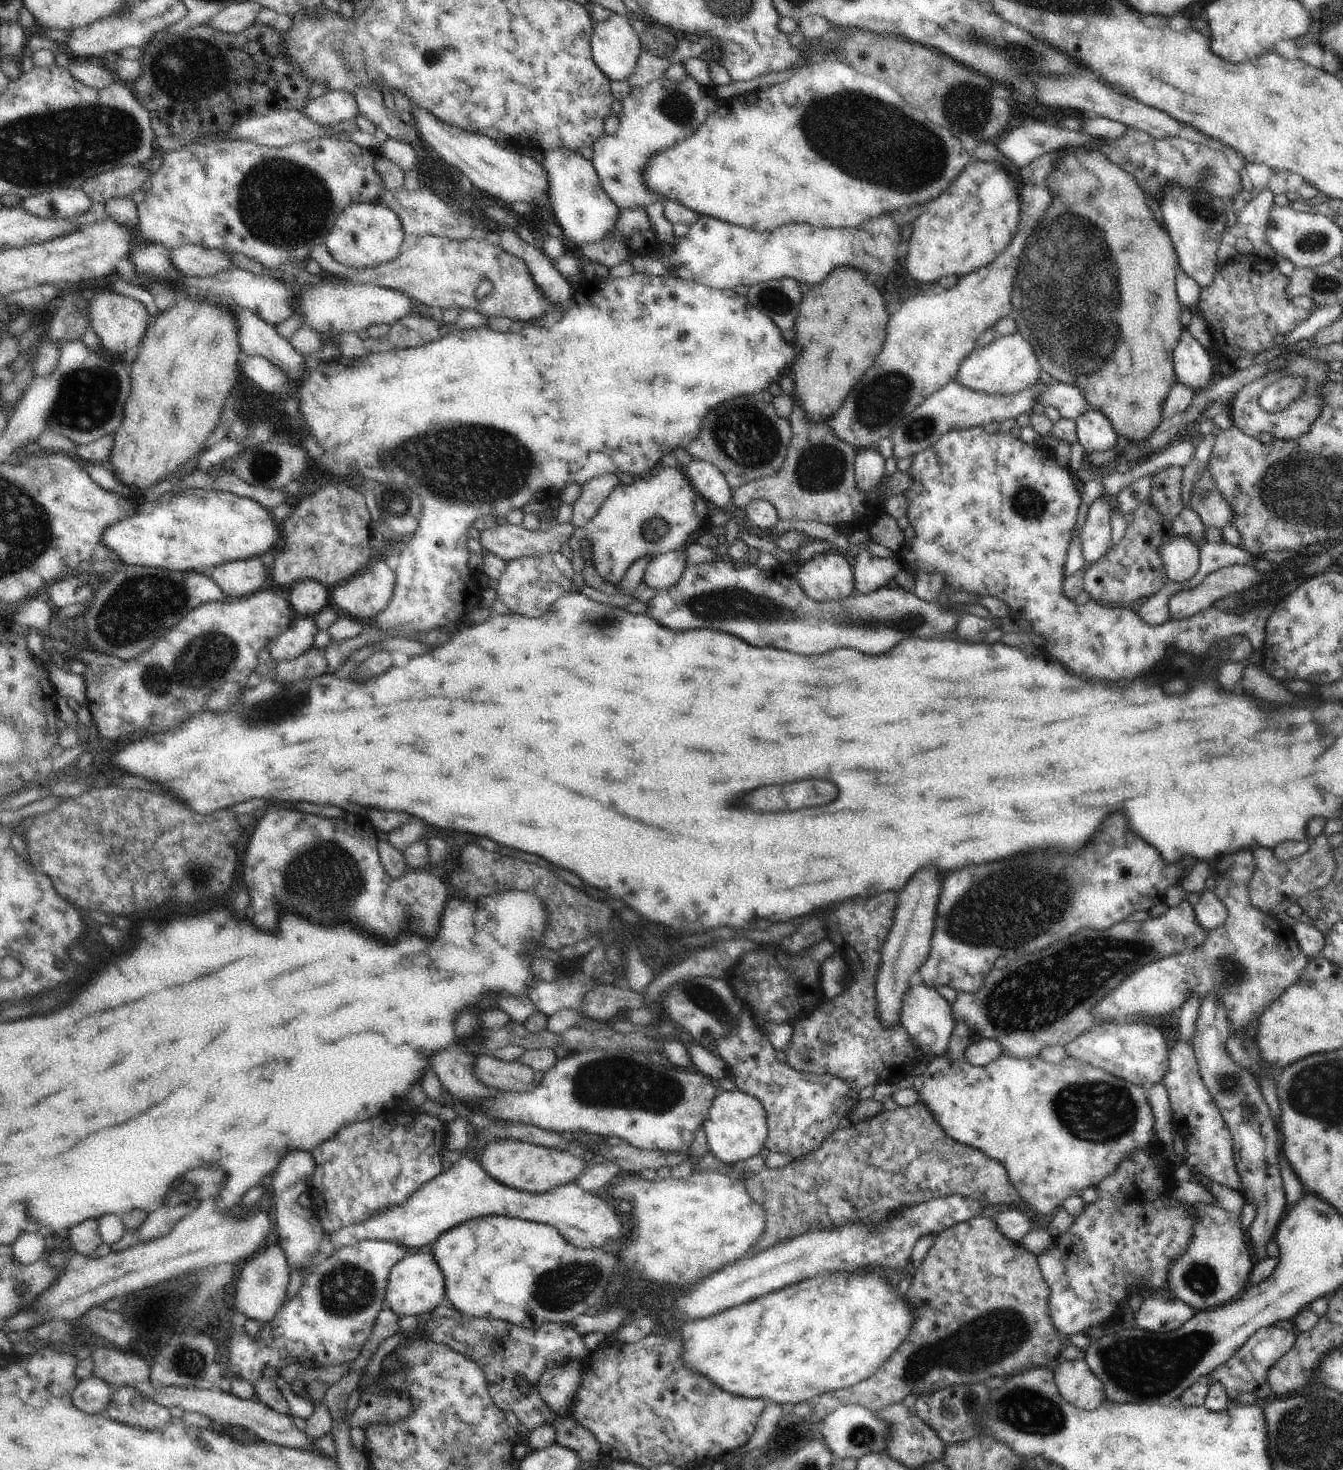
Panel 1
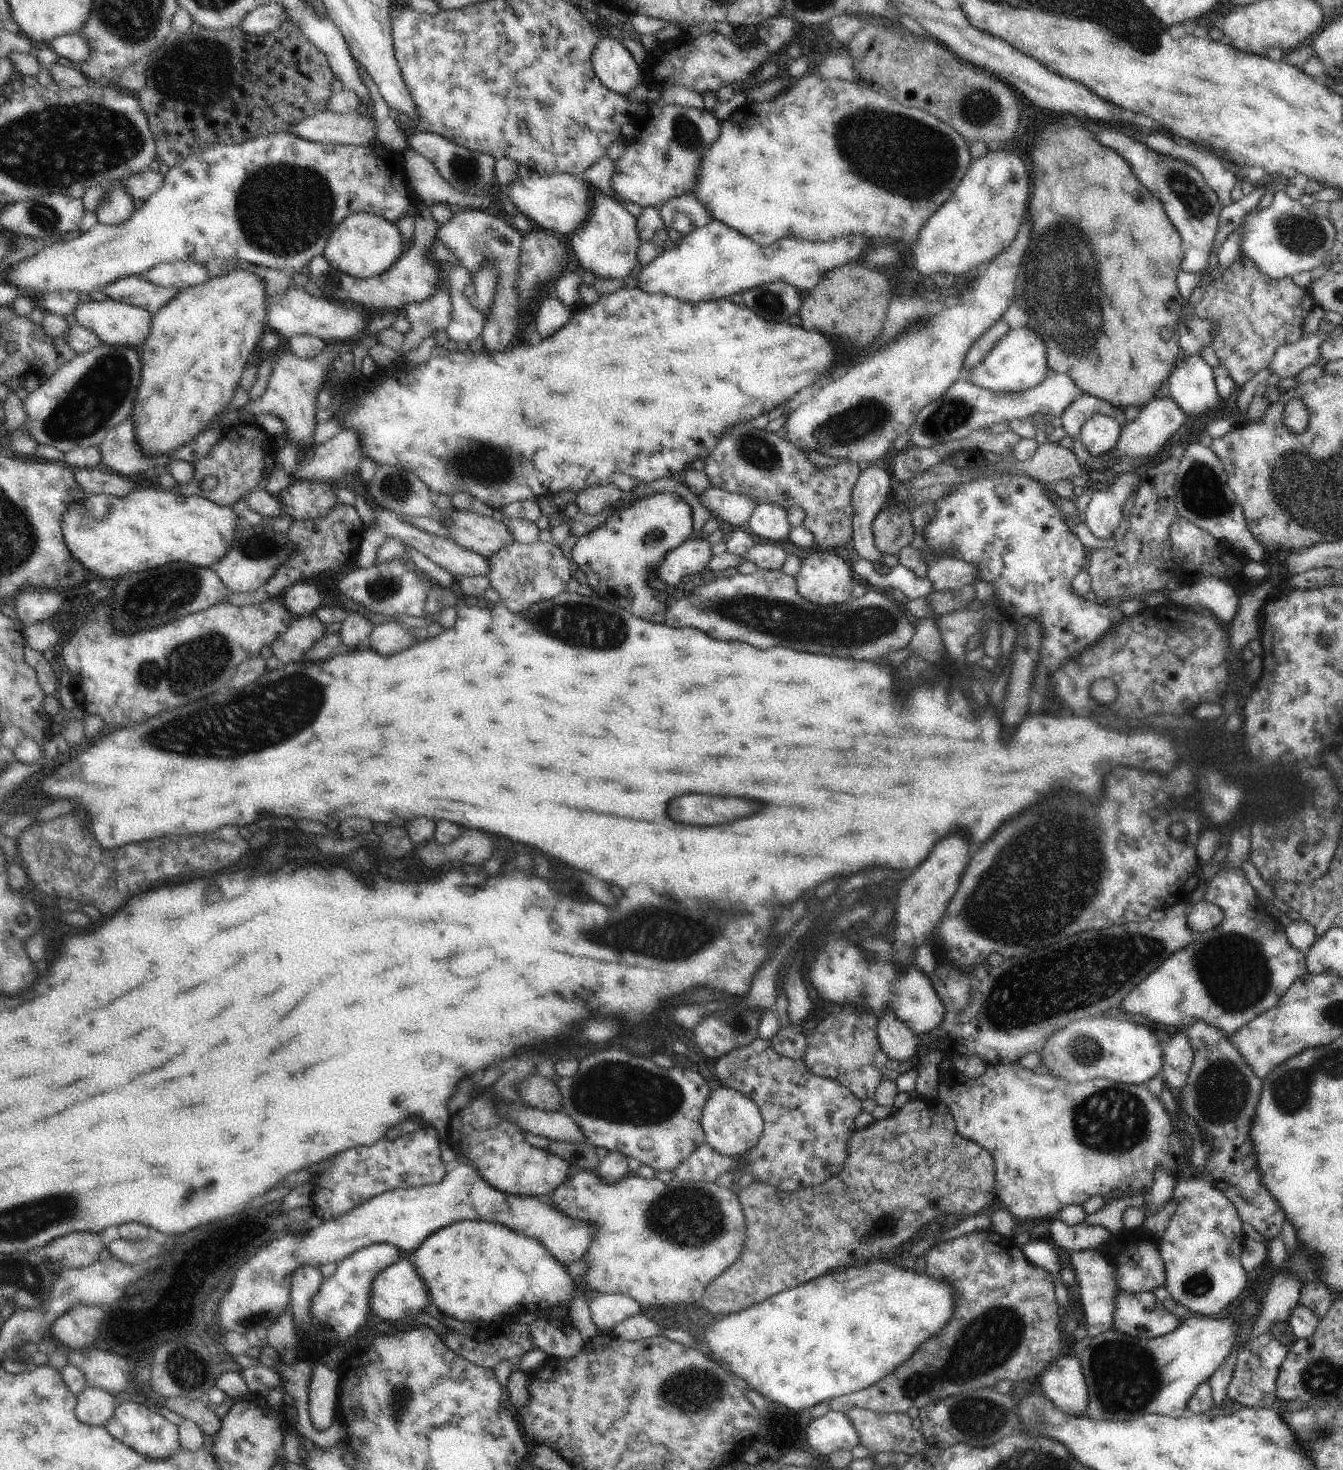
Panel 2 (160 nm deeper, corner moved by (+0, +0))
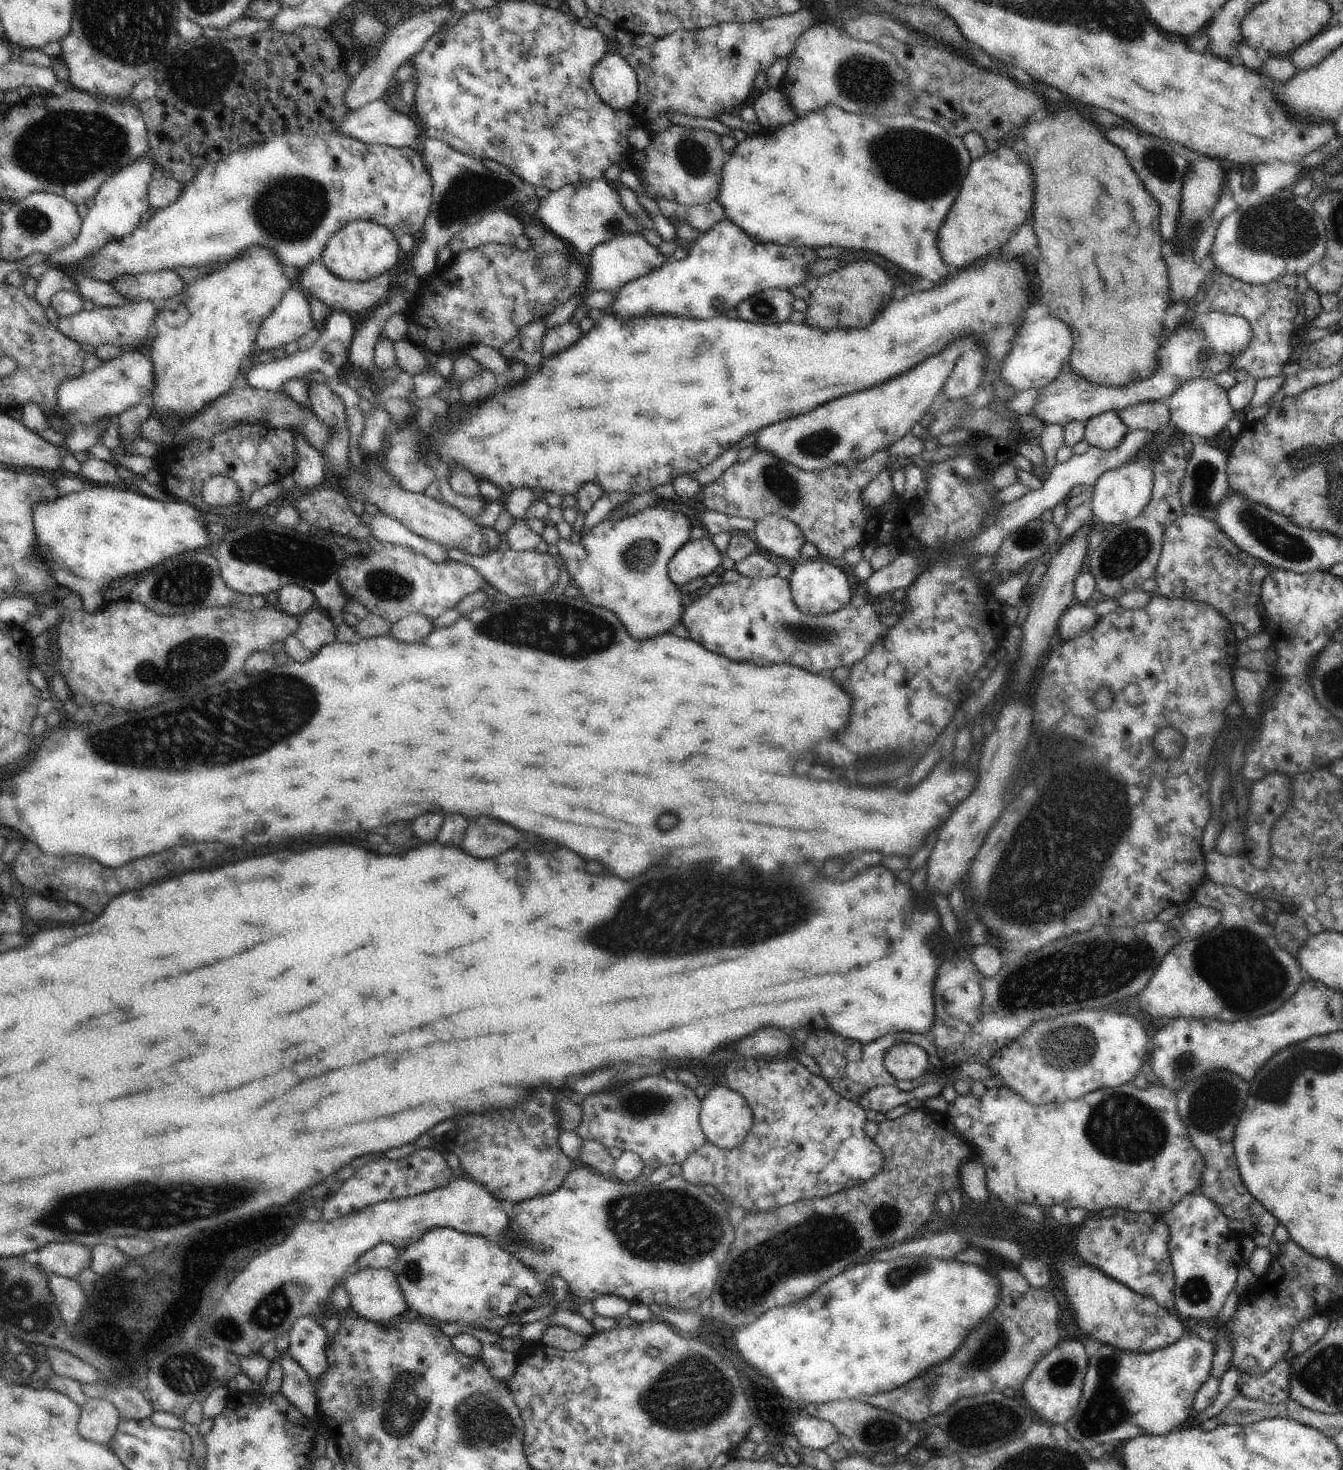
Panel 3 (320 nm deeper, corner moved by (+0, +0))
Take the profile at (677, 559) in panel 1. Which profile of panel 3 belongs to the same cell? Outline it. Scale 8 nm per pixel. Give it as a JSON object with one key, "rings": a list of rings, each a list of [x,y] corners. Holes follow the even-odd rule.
{"rings":[[[710,536],[689,541],[669,563],[668,575],[678,587],[715,573],[723,564],[722,554]]]}

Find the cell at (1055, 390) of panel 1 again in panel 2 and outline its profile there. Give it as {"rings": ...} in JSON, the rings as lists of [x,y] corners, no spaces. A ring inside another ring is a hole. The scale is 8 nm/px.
{"rings":[[[1088,393],[1075,400],[1060,417],[1059,425],[1067,432],[1068,436],[1076,437],[1082,425],[1095,414],[1105,414],[1115,418],[1120,423],[1124,422],[1125,415],[1122,407],[1115,407],[1111,402],[1102,400]]]}

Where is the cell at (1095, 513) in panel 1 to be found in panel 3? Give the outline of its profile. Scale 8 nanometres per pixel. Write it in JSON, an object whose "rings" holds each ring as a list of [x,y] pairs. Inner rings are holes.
{"rings":[[[1132,458],[1124,464],[1118,465],[1116,468],[1108,469],[1105,473],[1102,473],[1095,483],[1094,488],[1092,488],[1093,498],[1091,509],[1094,514],[1094,522],[1099,521],[1102,525],[1112,524],[1114,527],[1135,520],[1144,511],[1147,503],[1151,500],[1154,483],[1152,465],[1153,463],[1150,468],[1148,466],[1142,466],[1138,459]]]}

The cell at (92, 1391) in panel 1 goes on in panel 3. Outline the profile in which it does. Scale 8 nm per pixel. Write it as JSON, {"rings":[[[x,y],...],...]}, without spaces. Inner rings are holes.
{"rings":[[[88,1398],[82,1407],[78,1434],[86,1440],[108,1446],[115,1437],[119,1422],[119,1410],[104,1398]]]}

